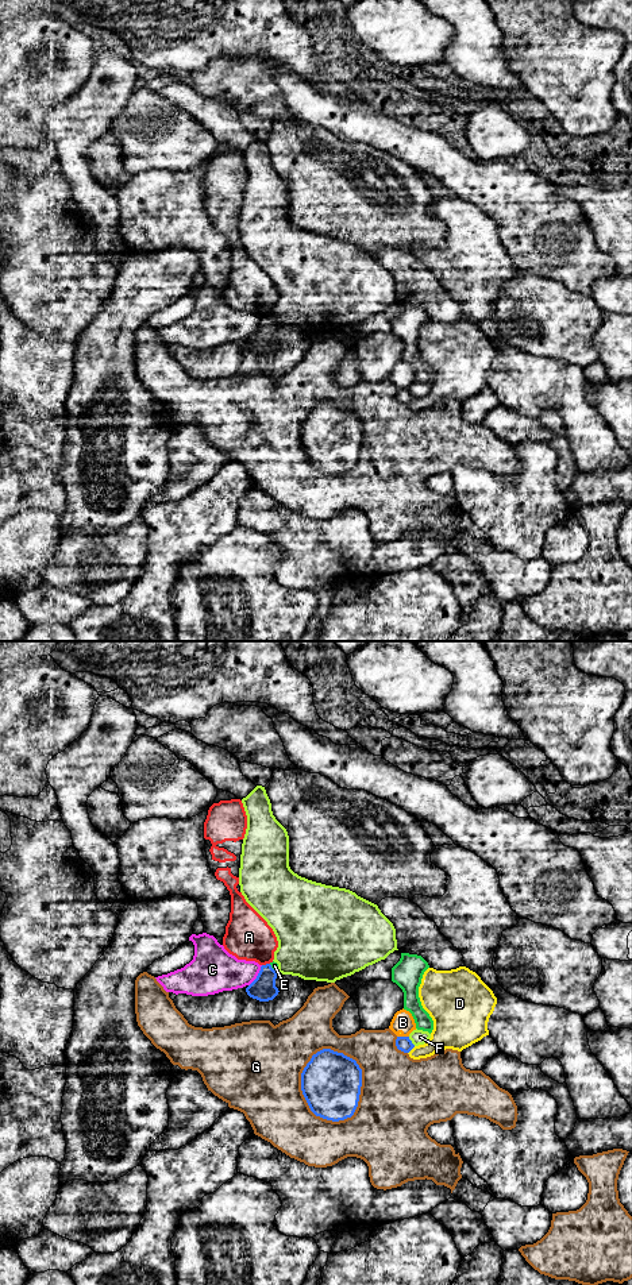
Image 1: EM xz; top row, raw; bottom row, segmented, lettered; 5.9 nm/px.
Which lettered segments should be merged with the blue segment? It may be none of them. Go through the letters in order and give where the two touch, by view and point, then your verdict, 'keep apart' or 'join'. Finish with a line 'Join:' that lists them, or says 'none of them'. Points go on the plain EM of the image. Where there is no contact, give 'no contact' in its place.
A: meets blue in xz at (266, 316); keep apart
B: meets blue in xz at (403, 389); keep apart
C: meets blue in xz at (257, 328); keep apart
D: meets blue in xz at (411, 401); keep apart
E: meets blue in xz at (272, 320); keep apart
F: meets blue in xz at (411, 393); keep apart
G: meets blue in xz at (301, 442); keep apart
Join: none of them

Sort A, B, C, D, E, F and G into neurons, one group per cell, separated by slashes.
A / B D / C / E / F / G

